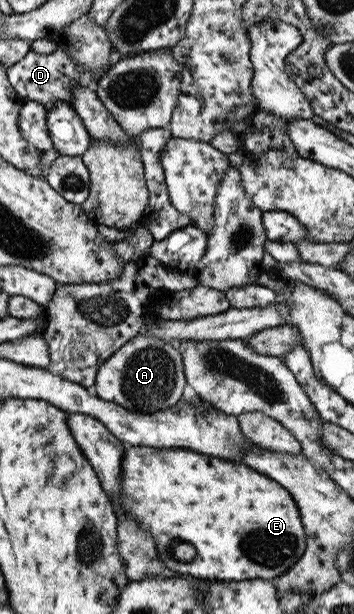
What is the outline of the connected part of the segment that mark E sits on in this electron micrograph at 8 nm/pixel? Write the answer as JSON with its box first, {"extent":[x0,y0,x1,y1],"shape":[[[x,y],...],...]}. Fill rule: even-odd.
{"extent":[111,445,306,581],"shape":[[[128,445],[128,446],[127,446],[127,448],[126,448],[126,451],[124,451],[124,459],[122,459],[122,468],[121,468],[121,477],[122,477],[122,497],[120,497],[120,501],[118,501],[118,499],[116,499],[116,501],[111,501],[111,502],[112,502],[112,503],[113,503],[113,505],[114,505],[114,506],[115,506],[115,512],[116,512],[116,507],[121,507],[121,509],[123,509],[123,511],[125,511],[125,512],[126,512],[126,513],[128,513],[128,515],[130,515],[130,517],[134,517],[134,519],[136,519],[136,521],[138,521],[138,525],[140,525],[140,527],[142,527],[142,529],[146,529],[146,531],[148,531],[148,533],[152,533],[152,537],[154,537],[154,539],[153,539],[153,540],[154,540],[154,543],[156,543],[156,549],[158,549],[158,556],[160,556],[160,559],[162,559],[162,564],[164,564],[164,566],[166,566],[166,568],[168,568],[168,569],[171,569],[171,570],[172,570],[172,571],[176,571],[176,572],[178,572],[178,573],[180,573],[180,574],[181,574],[181,575],[190,575],[190,576],[191,576],[191,577],[194,577],[194,578],[201,578],[201,579],[206,579],[206,580],[220,580],[220,581],[244,581],[244,580],[271,580],[271,581],[272,581],[272,580],[273,580],[273,579],[274,579],[274,578],[276,578],[276,577],[280,577],[280,576],[281,576],[281,575],[284,575],[284,573],[286,573],[286,572],[287,572],[287,571],[288,571],[288,569],[290,569],[290,568],[292,568],[292,567],[293,567],[293,566],[294,566],[294,565],[295,565],[295,564],[296,564],[296,563],[297,563],[297,562],[298,562],[298,561],[299,561],[299,560],[300,560],[300,559],[301,559],[301,558],[302,558],[302,555],[304,555],[304,551],[306,551],[306,536],[305,536],[305,531],[304,531],[304,526],[303,526],[303,525],[302,525],[302,520],[301,520],[301,519],[300,519],[300,512],[299,512],[299,511],[298,511],[298,508],[297,508],[297,505],[296,505],[296,502],[294,502],[294,499],[293,499],[293,498],[292,498],[292,494],[290,494],[290,492],[288,492],[288,490],[284,490],[284,488],[282,488],[282,486],[280,486],[280,484],[278,484],[278,482],[276,482],[276,481],[274,481],[274,480],[272,480],[272,479],[270,479],[270,477],[266,477],[266,476],[265,476],[265,475],[262,475],[262,474],[261,474],[261,473],[258,473],[258,472],[257,472],[257,471],[254,471],[254,469],[252,469],[252,468],[250,468],[250,467],[247,467],[247,466],[244,466],[244,465],[243,465],[243,464],[242,464],[242,463],[241,463],[241,461],[228,461],[228,460],[226,460],[226,459],[220,459],[220,457],[212,457],[212,456],[208,456],[208,455],[204,455],[204,454],[202,454],[202,453],[197,453],[197,452],[195,452],[195,451],[192,451],[192,450],[188,450],[188,449],[186,449],[186,448],[152,448],[152,447],[146,447],[146,446],[129,446],[129,445]],[[174,541],[178,541],[178,543],[190,543],[190,545],[192,545],[192,547],[194,547],[194,551],[196,551],[196,555],[194,555],[194,557],[192,557],[192,561],[188,561],[188,563],[182,563],[182,561],[176,561],[176,557],[175,557],[175,555],[174,555],[174,553],[172,553],[172,549],[170,549],[170,547],[168,547],[168,543],[174,543]]]}

